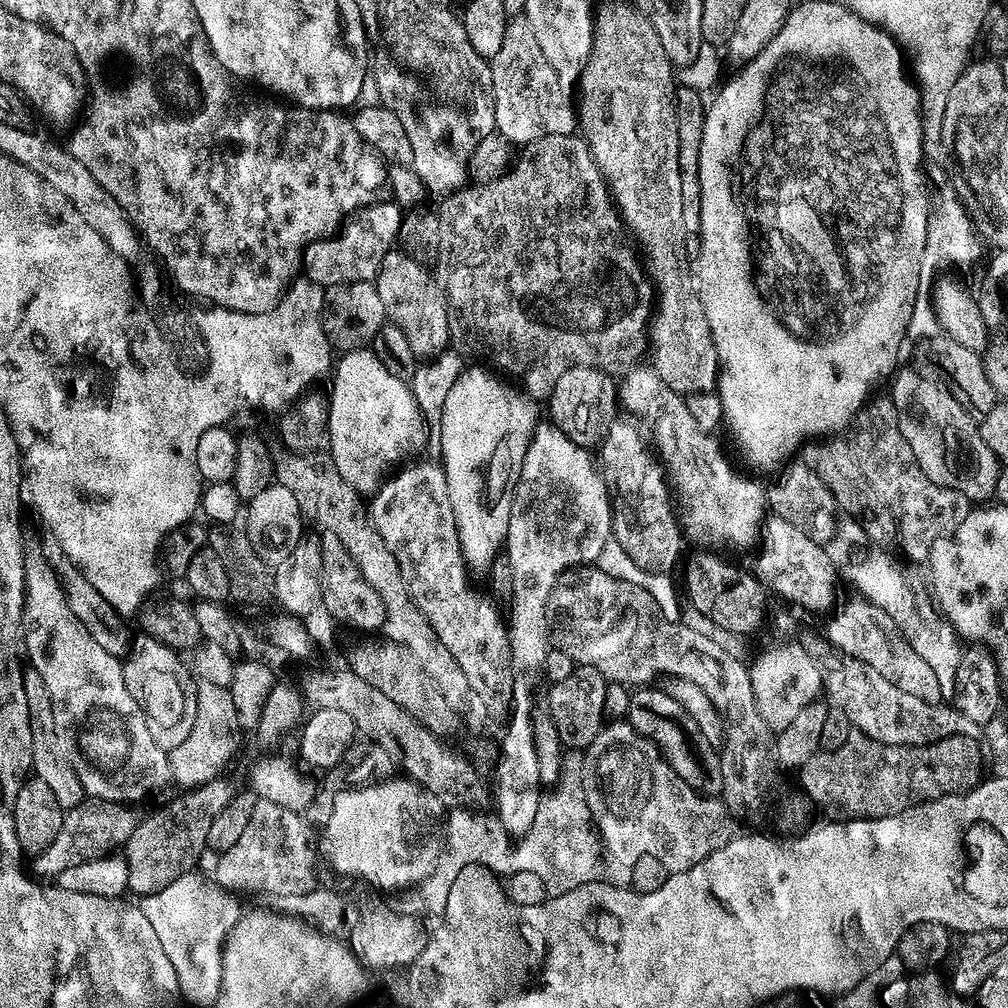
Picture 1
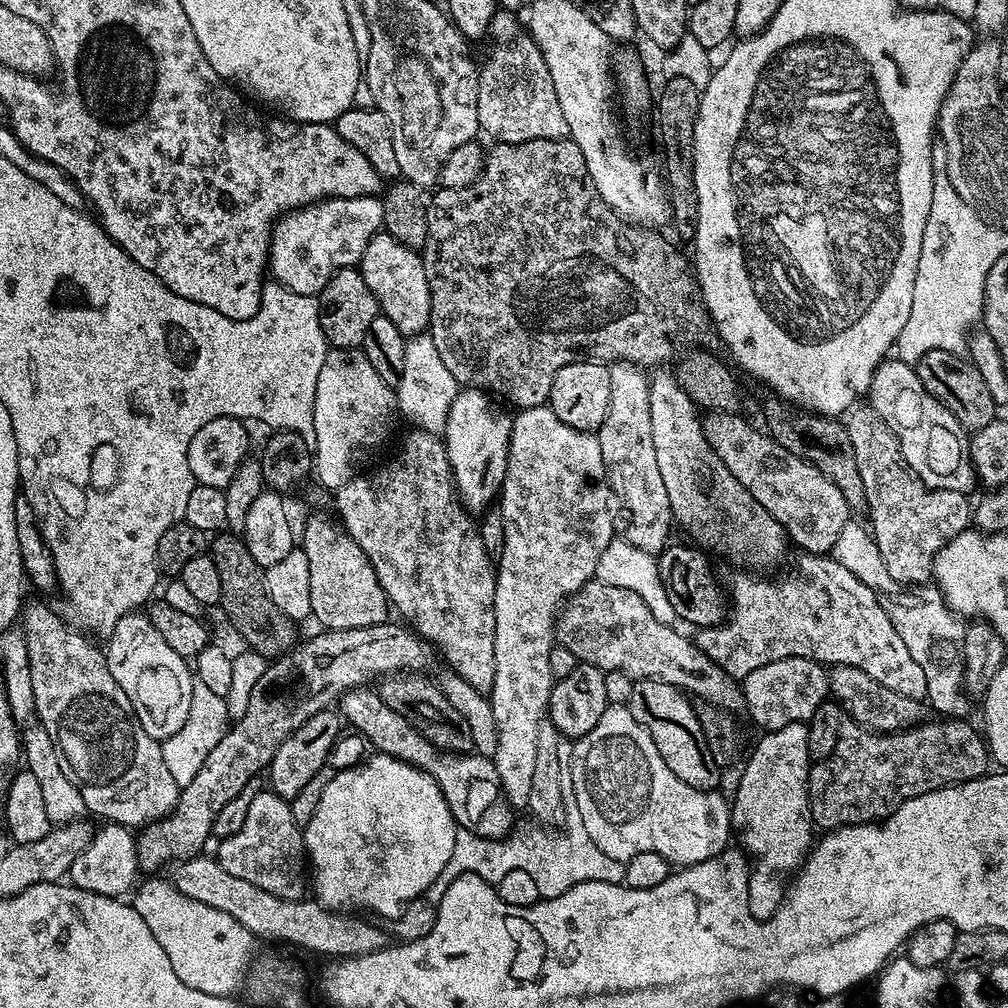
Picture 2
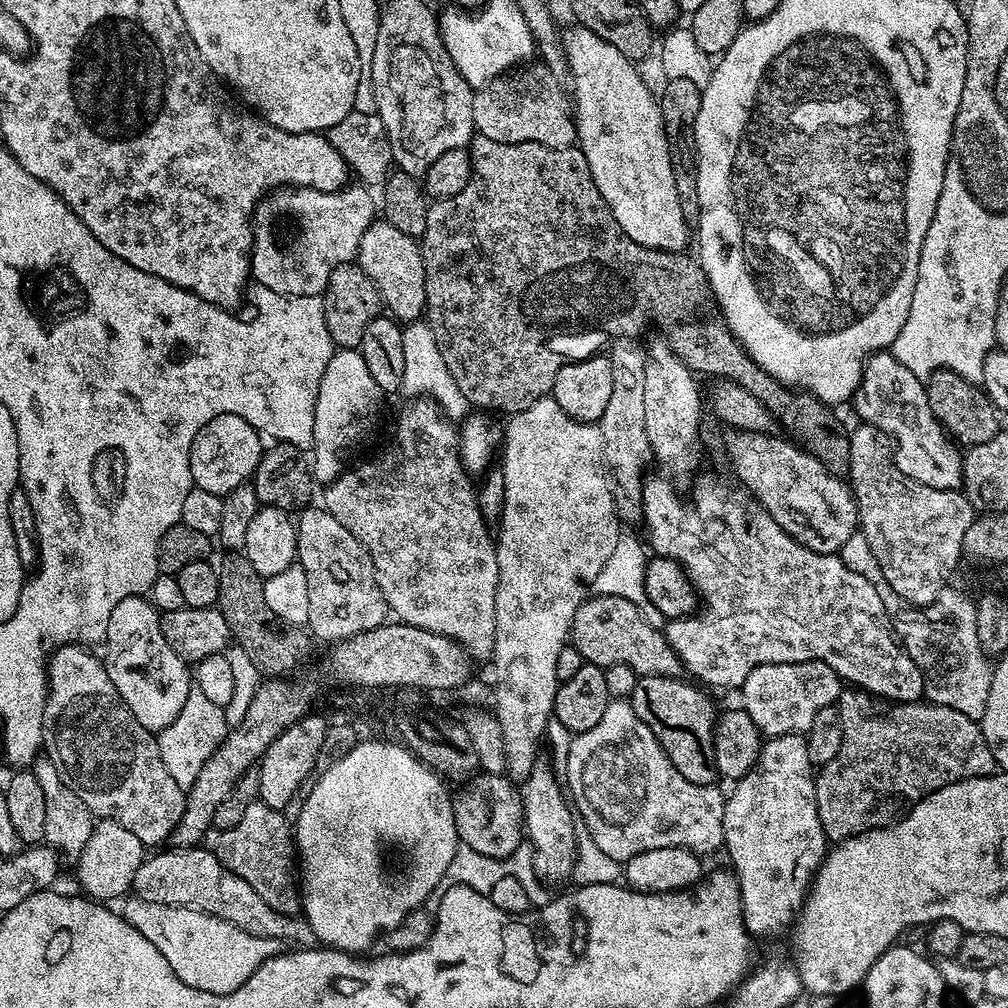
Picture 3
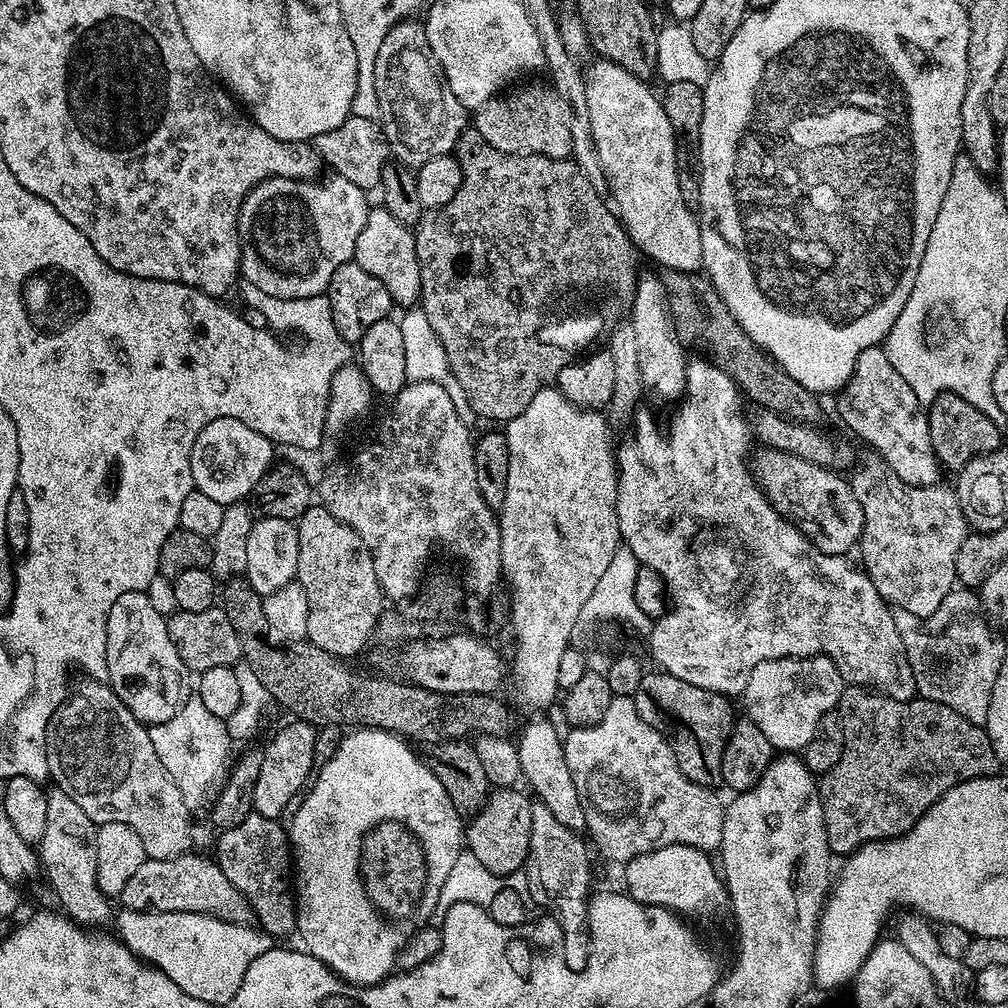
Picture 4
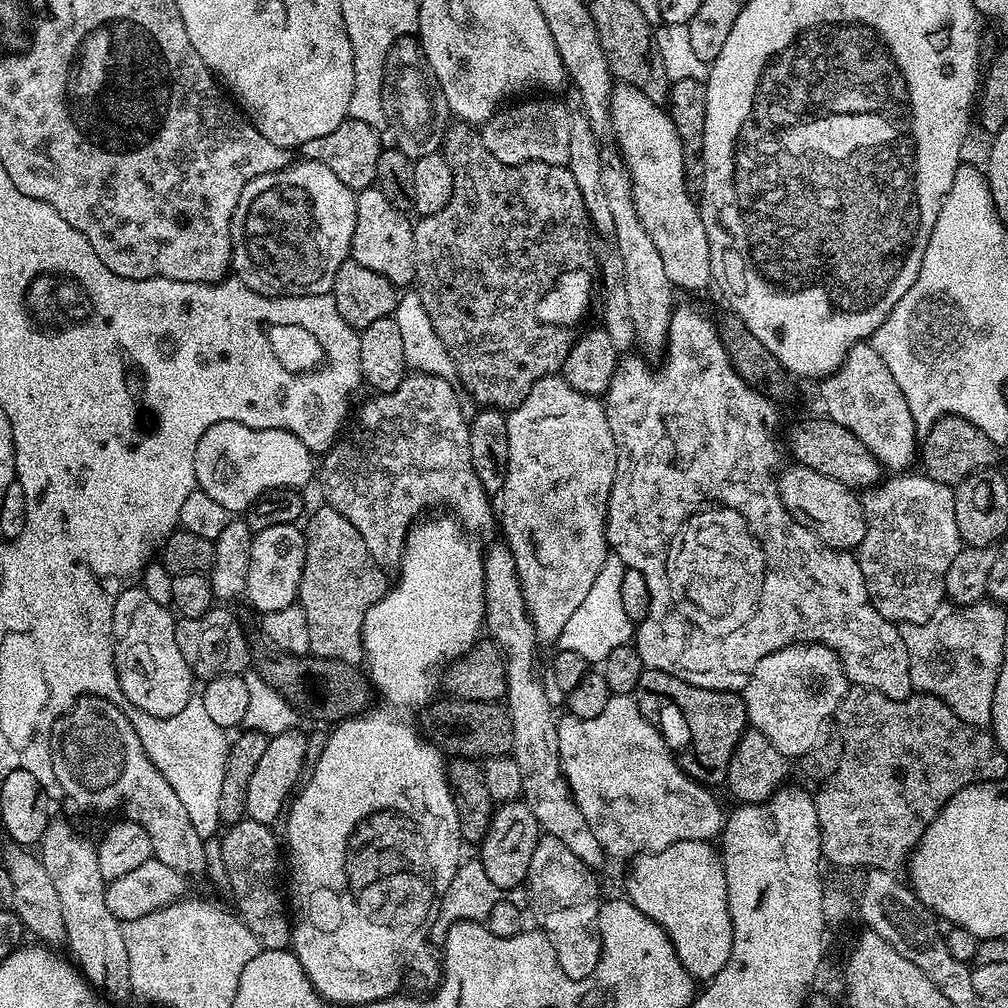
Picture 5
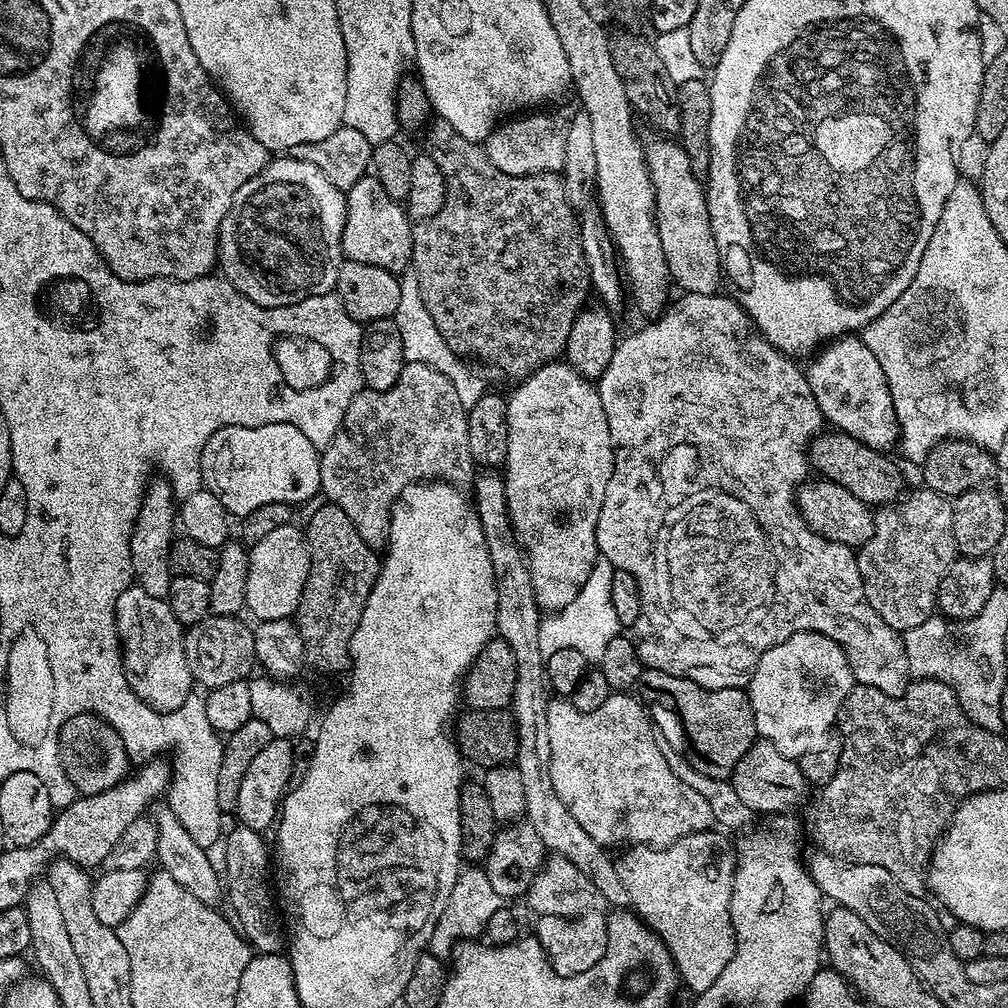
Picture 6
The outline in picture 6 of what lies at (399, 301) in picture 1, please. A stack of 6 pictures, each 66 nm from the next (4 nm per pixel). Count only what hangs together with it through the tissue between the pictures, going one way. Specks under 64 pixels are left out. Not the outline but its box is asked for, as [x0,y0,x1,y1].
[341,174,413,274]

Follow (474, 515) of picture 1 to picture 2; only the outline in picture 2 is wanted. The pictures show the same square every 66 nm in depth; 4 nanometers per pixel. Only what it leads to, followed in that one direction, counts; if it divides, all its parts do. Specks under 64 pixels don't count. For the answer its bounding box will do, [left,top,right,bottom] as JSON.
[442,388,512,514]

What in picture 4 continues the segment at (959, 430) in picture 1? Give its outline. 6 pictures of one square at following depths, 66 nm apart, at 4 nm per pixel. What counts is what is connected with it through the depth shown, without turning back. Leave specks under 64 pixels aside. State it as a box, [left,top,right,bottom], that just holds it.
[835,347,942,488]

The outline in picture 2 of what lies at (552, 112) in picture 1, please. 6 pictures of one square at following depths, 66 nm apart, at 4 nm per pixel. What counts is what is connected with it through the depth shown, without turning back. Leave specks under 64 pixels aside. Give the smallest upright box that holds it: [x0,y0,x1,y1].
[478,34,568,144]

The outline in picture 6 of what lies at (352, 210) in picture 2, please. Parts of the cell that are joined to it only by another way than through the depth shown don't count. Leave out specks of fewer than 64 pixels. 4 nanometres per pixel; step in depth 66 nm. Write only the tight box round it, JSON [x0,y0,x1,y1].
[218,154,347,308]

